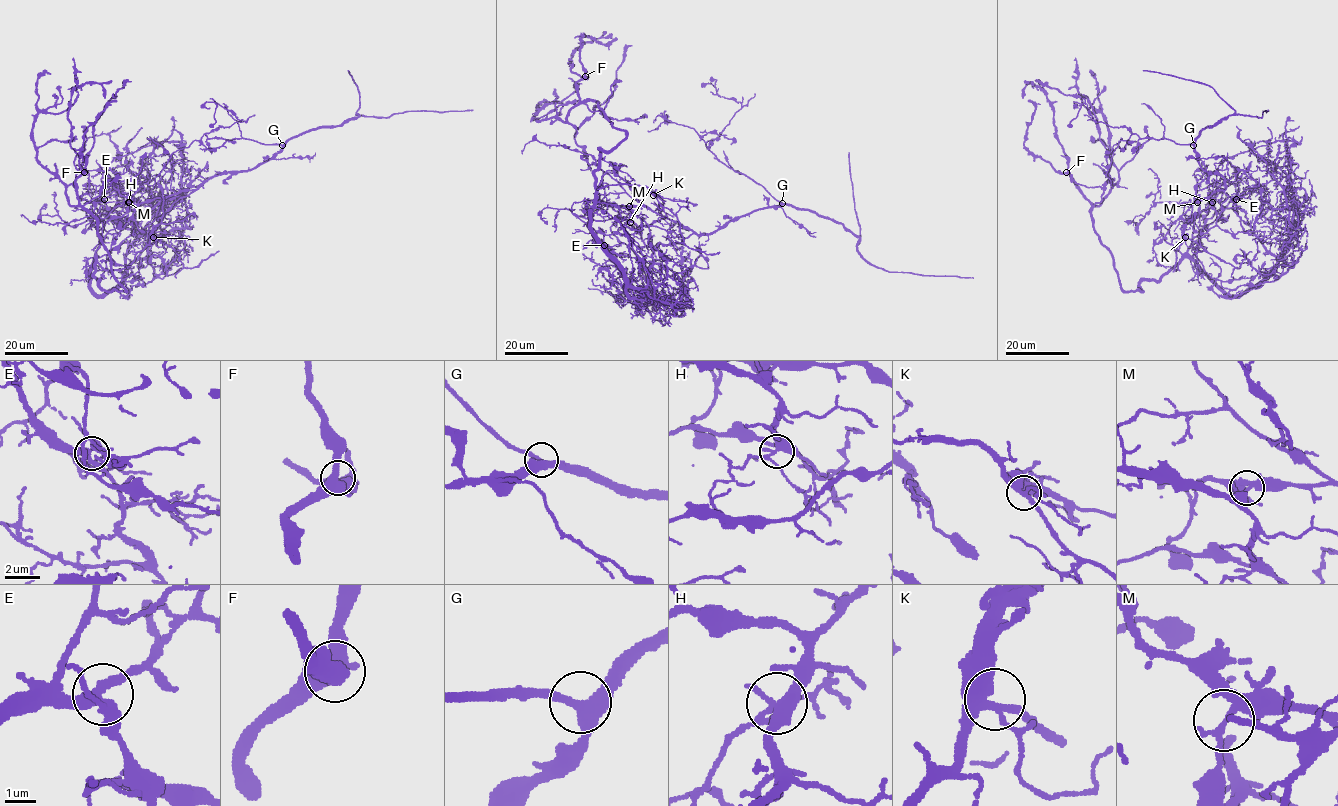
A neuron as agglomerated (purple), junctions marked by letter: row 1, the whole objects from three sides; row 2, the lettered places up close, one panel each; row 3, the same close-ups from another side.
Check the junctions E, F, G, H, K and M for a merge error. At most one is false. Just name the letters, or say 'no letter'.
M

